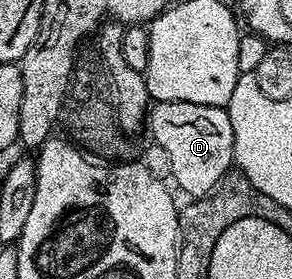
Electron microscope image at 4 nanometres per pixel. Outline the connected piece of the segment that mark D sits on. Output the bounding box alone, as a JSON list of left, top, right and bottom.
[148,102,234,197]

